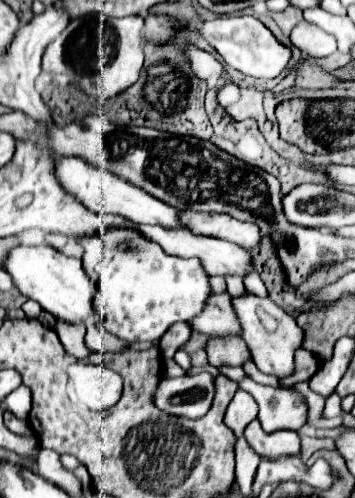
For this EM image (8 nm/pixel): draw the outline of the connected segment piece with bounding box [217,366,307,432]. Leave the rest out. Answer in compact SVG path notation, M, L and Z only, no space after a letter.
M217 366L217 370L231 380L239 380L259 404L259 422L265 432L299 430L307 422L307 400L293 388L261 386L243 374L241 366Z

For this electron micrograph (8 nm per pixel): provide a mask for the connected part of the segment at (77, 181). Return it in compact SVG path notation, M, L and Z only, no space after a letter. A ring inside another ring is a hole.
M55 156L55 166L57 166L55 178L59 180L59 184L63 184L65 192L71 192L71 196L75 196L91 212L117 214L137 224L161 224L167 228L183 228L175 208L163 204L161 200L155 200L151 194L143 192L141 188L127 184L127 180L119 180L119 176L113 176L113 172L107 172L103 168L91 168L91 164L79 160L79 156L67 156L67 158Z

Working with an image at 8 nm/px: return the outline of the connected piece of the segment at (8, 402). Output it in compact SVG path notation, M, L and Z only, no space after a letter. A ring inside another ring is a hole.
M19 386L15 392L11 392L1 406L5 406L7 410L11 410L17 418L27 420L29 410L31 410L31 390L27 386Z

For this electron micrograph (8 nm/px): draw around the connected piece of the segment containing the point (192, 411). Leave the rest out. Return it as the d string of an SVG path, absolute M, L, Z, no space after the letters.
M209 372L183 374L177 378L163 376L155 390L155 406L175 416L199 418L211 408L213 396L215 386Z

